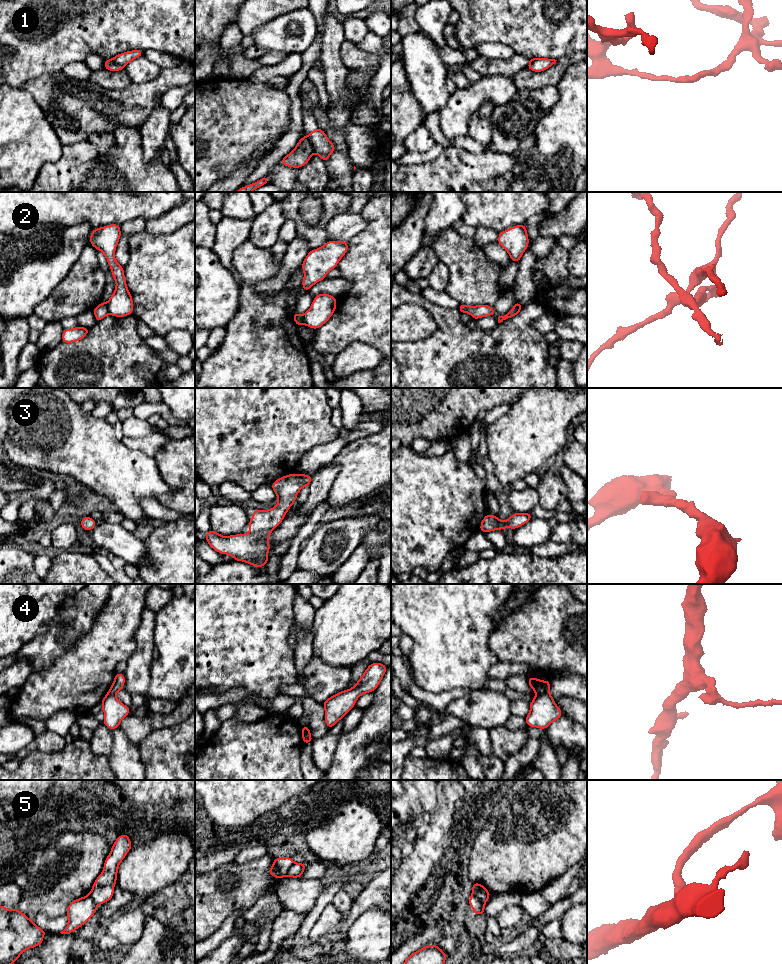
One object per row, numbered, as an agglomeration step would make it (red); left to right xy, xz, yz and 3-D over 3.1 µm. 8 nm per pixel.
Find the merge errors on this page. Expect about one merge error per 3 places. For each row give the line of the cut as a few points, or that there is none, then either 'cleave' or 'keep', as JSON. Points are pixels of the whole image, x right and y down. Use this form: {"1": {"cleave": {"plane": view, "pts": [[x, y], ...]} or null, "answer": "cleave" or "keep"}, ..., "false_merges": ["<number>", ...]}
{"1": {"cleave": {"plane": "xz", "pts": [[307, 135], [314, 152]]}, "answer": "cleave"}, "2": {"cleave": {"plane": "xy", "pts": [[105, 303], [109, 313]]}, "answer": "cleave"}, "3": {"cleave": null, "answer": "keep"}, "4": {"cleave": {"plane": "yz", "pts": [[548, 690], [536, 693]]}, "answer": "cleave"}, "5": {"cleave": {"plane": "xz", "pts": [[293, 862], [286, 875]]}, "answer": "cleave"}, "false_merges": ["1", "2", "4", "5"]}

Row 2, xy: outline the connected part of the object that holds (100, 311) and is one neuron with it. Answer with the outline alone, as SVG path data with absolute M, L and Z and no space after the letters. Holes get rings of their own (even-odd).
M103 301L98 306L96 306L92 311L95 315L97 322L101 321L105 316L109 314L107 304Z

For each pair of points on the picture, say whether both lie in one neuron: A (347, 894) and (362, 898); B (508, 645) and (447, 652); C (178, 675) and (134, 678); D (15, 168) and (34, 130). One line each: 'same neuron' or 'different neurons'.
A: different neurons
B: different neurons
C: different neurons
D: same neuron

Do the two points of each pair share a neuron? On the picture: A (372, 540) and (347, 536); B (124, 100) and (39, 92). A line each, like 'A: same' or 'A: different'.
A: different
B: same

